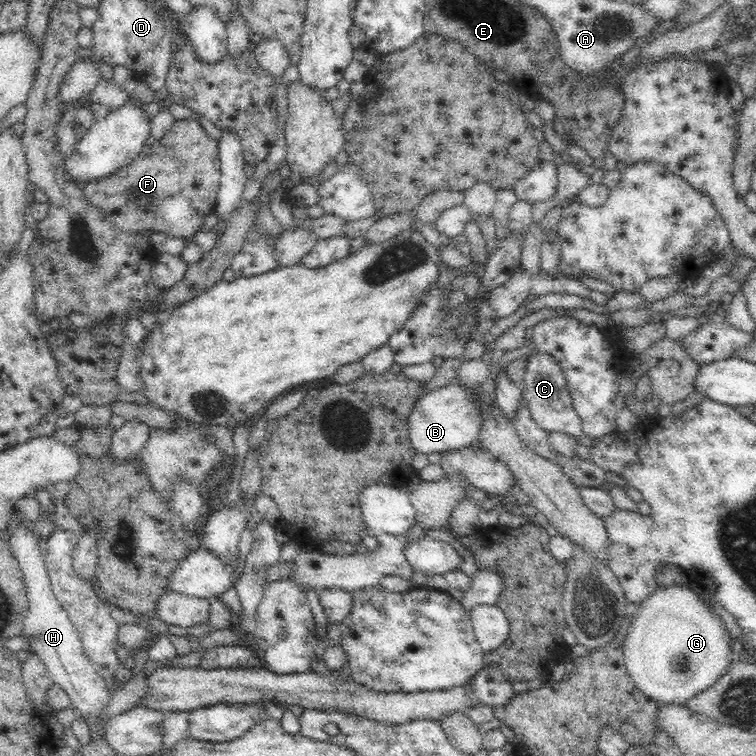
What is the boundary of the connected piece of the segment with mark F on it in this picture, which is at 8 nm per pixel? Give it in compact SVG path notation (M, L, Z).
M179 119L174 121L171 129L161 140L148 137L143 149L130 164L98 180L86 180L77 184L86 200L100 209L106 220L117 230L128 233L164 232L168 236L183 238L188 243L192 234L201 230L204 217L215 208L221 182L221 160L218 152L218 141L208 136L196 120Z

